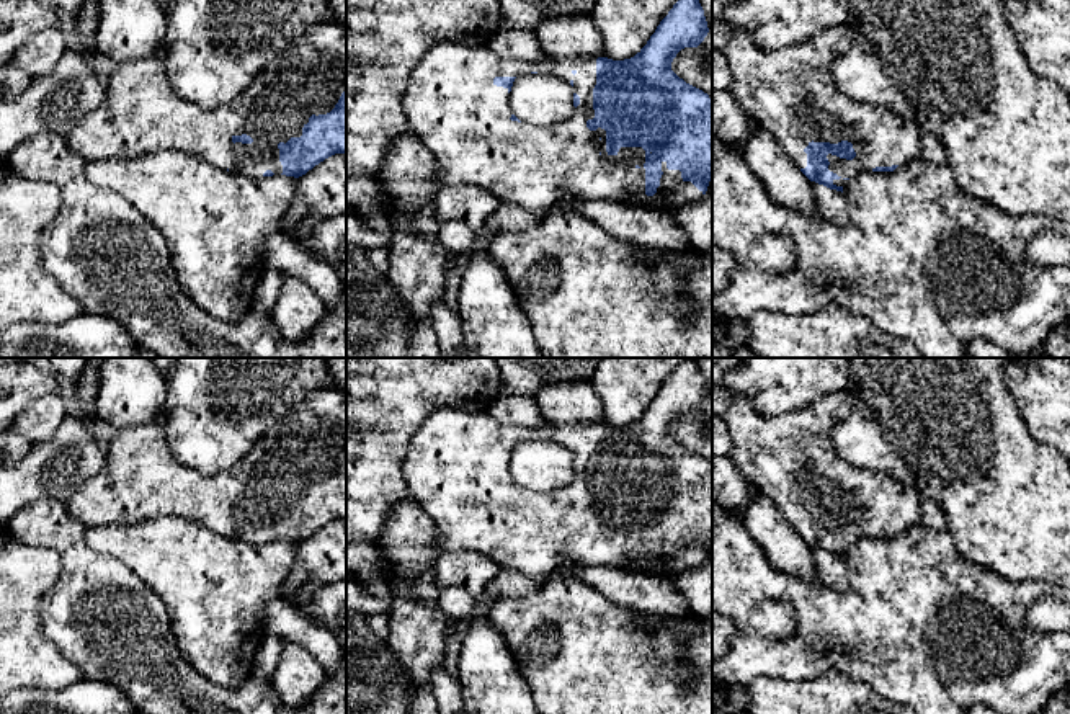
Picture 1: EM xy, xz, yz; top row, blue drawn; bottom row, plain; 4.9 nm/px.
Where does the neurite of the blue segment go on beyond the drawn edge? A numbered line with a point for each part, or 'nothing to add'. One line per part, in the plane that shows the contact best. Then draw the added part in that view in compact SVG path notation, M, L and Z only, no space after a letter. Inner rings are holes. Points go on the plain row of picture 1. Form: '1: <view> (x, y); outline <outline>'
1: xz (451, 469); outline M438 408L431 412L418 431L412 436L402 472L408 484L408 497L417 502L438 524L446 551L472 551L487 556L502 570L515 570L529 577L541 577L555 572L564 565L616 565L640 575L657 575L675 580L678 575L698 567L702 562L691 547L681 544L680 536L668 536L662 528L660 552L653 562L645 560L645 516L642 513L621 513L616 521L606 518L606 497L598 493L590 497L586 487L595 484L593 454L596 451L596 425L586 422L552 423L546 422L539 428L503 425L485 410L461 412L457 408ZM523 440L549 440L573 449L573 457L580 462L580 471L573 480L552 492L531 492L511 487L508 454L497 453L495 443L519 443Z

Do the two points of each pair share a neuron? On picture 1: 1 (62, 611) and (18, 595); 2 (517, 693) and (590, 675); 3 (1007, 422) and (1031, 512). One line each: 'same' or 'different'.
1: different
2: different
3: same

